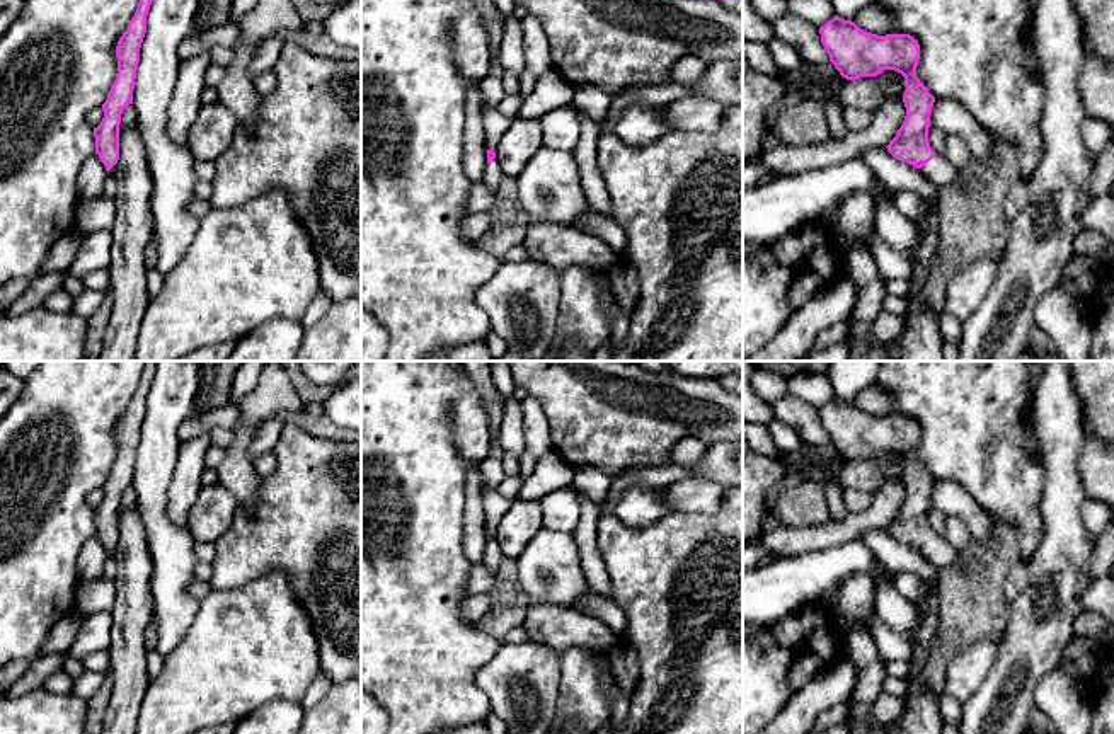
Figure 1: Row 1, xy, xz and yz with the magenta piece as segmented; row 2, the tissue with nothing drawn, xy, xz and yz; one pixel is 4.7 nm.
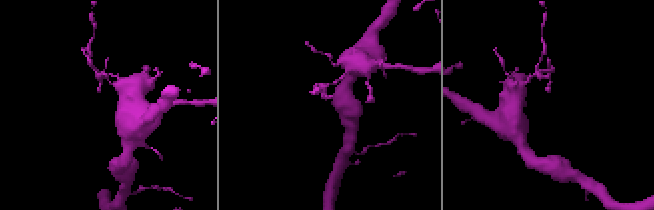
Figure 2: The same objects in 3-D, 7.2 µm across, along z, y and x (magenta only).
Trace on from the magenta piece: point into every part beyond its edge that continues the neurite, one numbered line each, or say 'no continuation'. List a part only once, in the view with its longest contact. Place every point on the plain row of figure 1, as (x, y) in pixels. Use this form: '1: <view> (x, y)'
1: yz (937, 552)

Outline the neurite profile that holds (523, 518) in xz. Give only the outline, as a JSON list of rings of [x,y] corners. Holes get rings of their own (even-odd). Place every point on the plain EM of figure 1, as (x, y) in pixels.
[[[514,499],[496,533],[504,559],[516,560],[542,526],[540,502]]]

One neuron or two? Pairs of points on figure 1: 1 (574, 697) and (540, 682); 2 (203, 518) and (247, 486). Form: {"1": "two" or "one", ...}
{"1": "two", "2": "two"}

